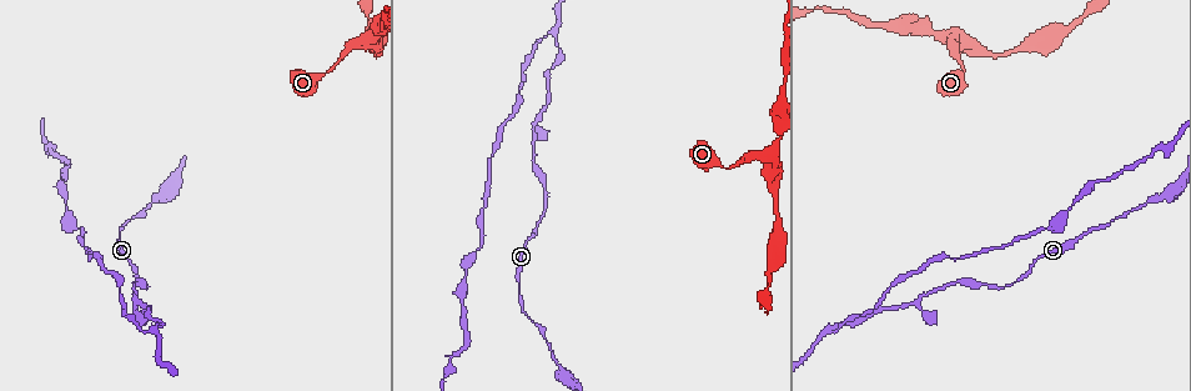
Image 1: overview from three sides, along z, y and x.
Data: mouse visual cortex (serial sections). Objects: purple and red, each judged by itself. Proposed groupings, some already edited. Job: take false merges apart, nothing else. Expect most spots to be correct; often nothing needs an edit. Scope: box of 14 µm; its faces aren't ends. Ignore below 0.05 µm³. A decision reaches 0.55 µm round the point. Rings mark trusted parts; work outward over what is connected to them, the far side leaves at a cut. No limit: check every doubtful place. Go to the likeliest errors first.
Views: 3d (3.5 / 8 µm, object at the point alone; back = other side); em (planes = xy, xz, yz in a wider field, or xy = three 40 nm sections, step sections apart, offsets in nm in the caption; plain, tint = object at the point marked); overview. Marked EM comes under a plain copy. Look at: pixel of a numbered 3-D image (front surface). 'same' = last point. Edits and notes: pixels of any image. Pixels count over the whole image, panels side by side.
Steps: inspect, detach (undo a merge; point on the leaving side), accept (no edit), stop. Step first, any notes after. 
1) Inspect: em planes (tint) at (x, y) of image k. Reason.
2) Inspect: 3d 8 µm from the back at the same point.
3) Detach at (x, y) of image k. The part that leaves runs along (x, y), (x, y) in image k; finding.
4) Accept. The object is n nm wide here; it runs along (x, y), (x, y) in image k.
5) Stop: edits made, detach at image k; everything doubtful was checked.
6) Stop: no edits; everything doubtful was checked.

Inspect: 3d 3.5 µm at (136, 301) of image 1. Sharp bend.

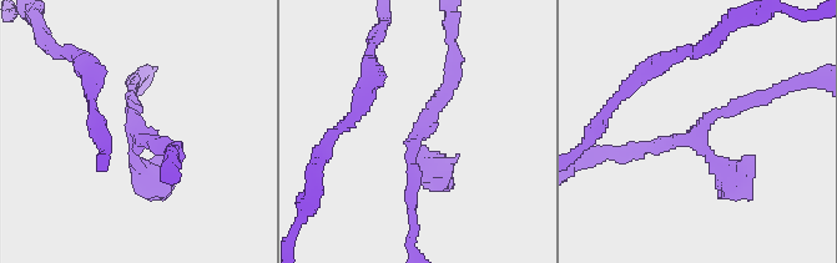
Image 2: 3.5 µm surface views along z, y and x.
Inspect: em xy step 1 (tint) at (699, 132) of image 2. 3 arms meet here; the arms are 200, 200, 350 nm wide; now the EM.

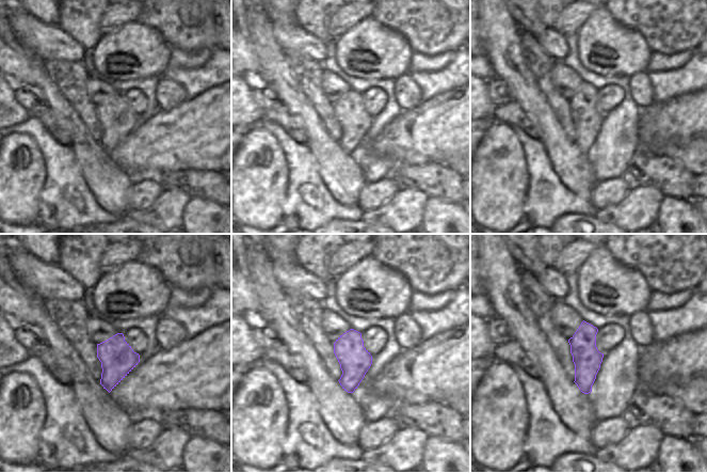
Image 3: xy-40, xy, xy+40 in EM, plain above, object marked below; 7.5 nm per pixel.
Accept. The object is 240 nm wide here; it runs along (764, 97), (630, 151) in image 2; continuous, no second cell.

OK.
Inspect: 3d 3.5 µm from the back at (550, 31) of image 1. Abrupt turn.

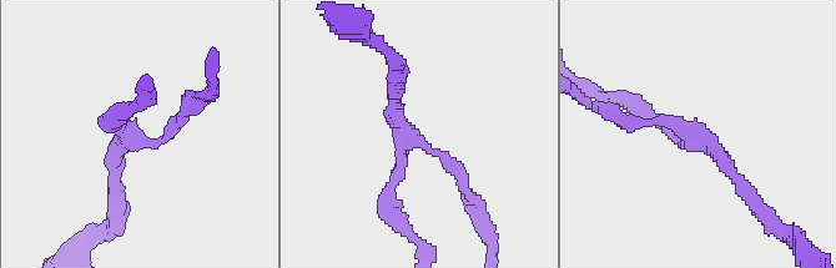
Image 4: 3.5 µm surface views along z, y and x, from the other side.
Inspect: em xy step 3 (tint) at (692, 141) of image 4. 3 arms meet here; the arms are 150, 150, 150 nm wide; need the tissue.

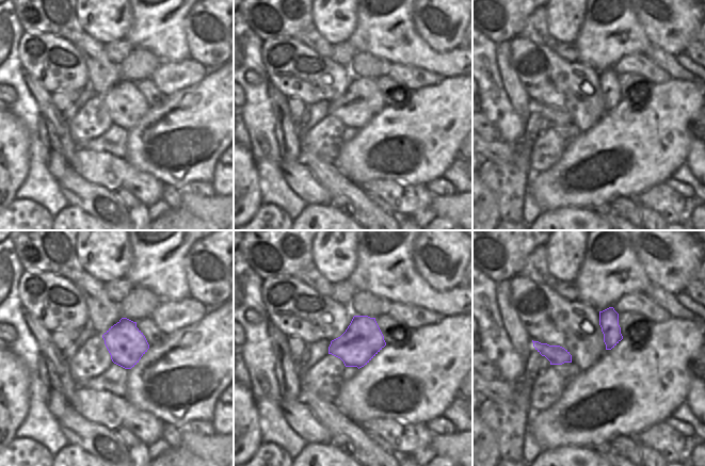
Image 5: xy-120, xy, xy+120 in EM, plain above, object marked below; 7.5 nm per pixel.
Accept. It runs along (387, 210), (411, 140), (453, 165), (461, 185) in image 4; all the same cell.

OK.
Inspect: 3d 3.5 µm at (770, 156) of image 1. Sharp bend.

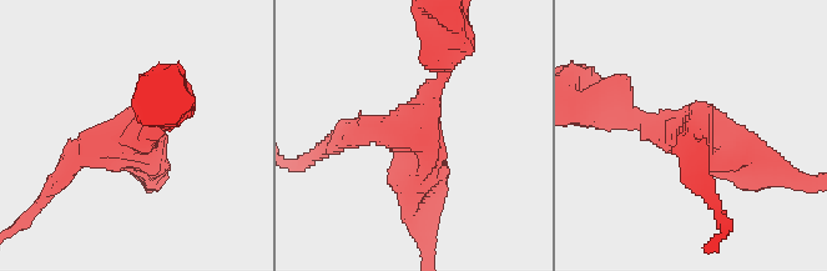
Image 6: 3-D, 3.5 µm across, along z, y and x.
Inspect: em planes (tint) at (138, 139) of image 6. 3 arms meet here; the arms are 200, 250, 350 nm wide.

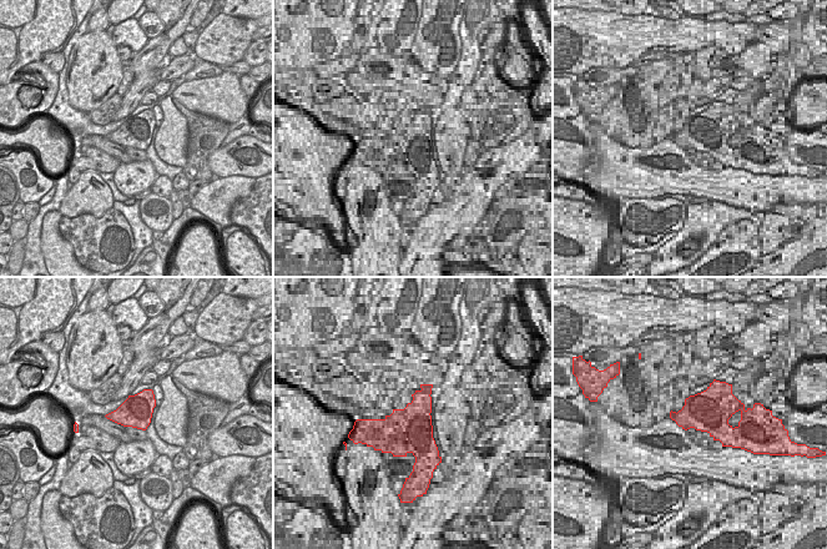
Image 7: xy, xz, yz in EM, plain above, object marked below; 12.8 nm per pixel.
Accept. It runs along (348, 135), (417, 131), (432, 195) in image 6; one cell here.

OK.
Stop: no edits; everything doubtful was checked.

